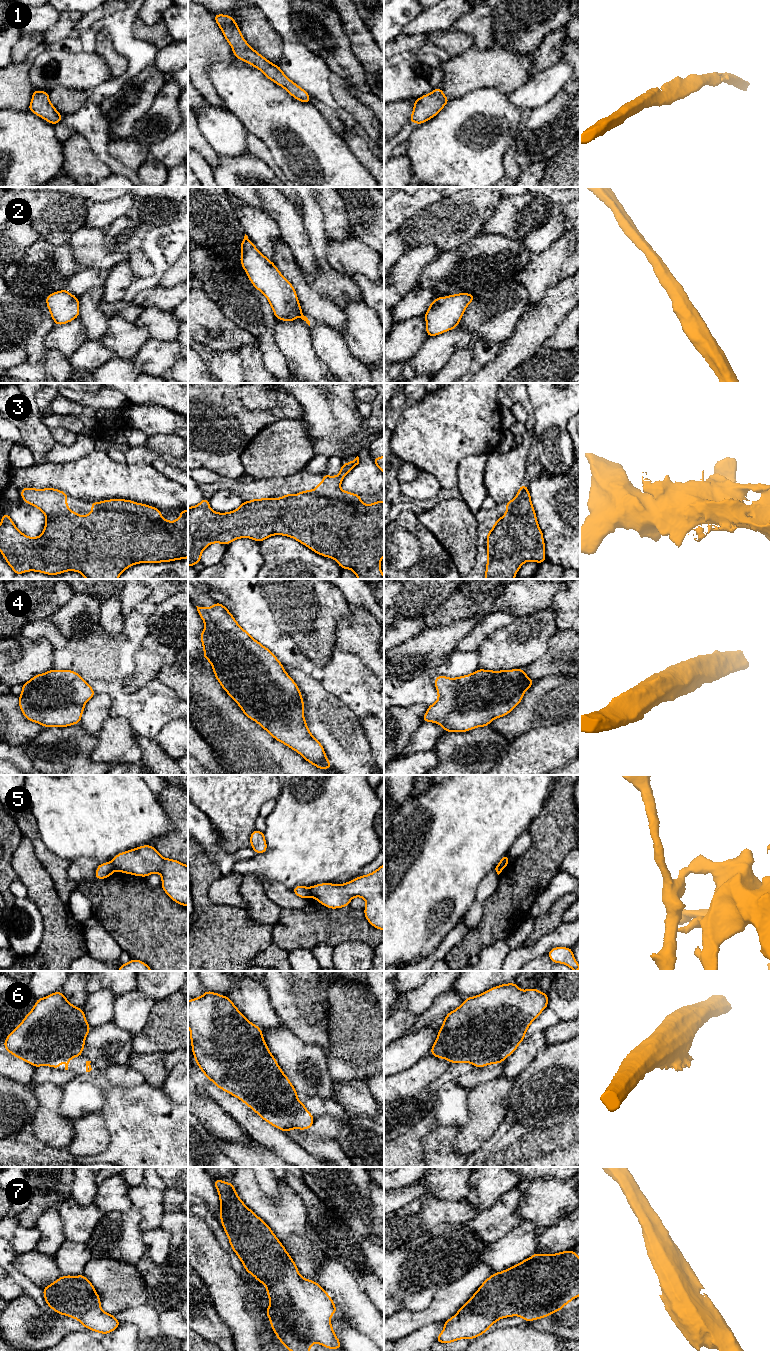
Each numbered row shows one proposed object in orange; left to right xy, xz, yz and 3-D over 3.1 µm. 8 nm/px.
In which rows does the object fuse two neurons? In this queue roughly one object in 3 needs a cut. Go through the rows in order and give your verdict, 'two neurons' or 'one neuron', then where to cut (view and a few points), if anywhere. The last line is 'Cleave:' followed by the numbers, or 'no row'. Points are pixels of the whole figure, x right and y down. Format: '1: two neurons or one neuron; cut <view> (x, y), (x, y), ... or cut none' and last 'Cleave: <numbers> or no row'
1: one neuron; cut none
2: one neuron; cut none
3: one neuron; cut none
4: one neuron; cut none
5: two neurons; cut xz (310, 888), (308, 896)
6: one neuron; cut none
7: one neuron; cut none
Cleave: 5

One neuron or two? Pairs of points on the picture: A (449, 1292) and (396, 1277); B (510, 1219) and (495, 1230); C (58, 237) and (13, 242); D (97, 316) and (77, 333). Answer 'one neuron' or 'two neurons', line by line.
A: two neurons
B: one neuron
C: two neurons
D: two neurons

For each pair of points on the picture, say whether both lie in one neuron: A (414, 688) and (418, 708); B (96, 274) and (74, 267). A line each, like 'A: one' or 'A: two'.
A: two
B: two

